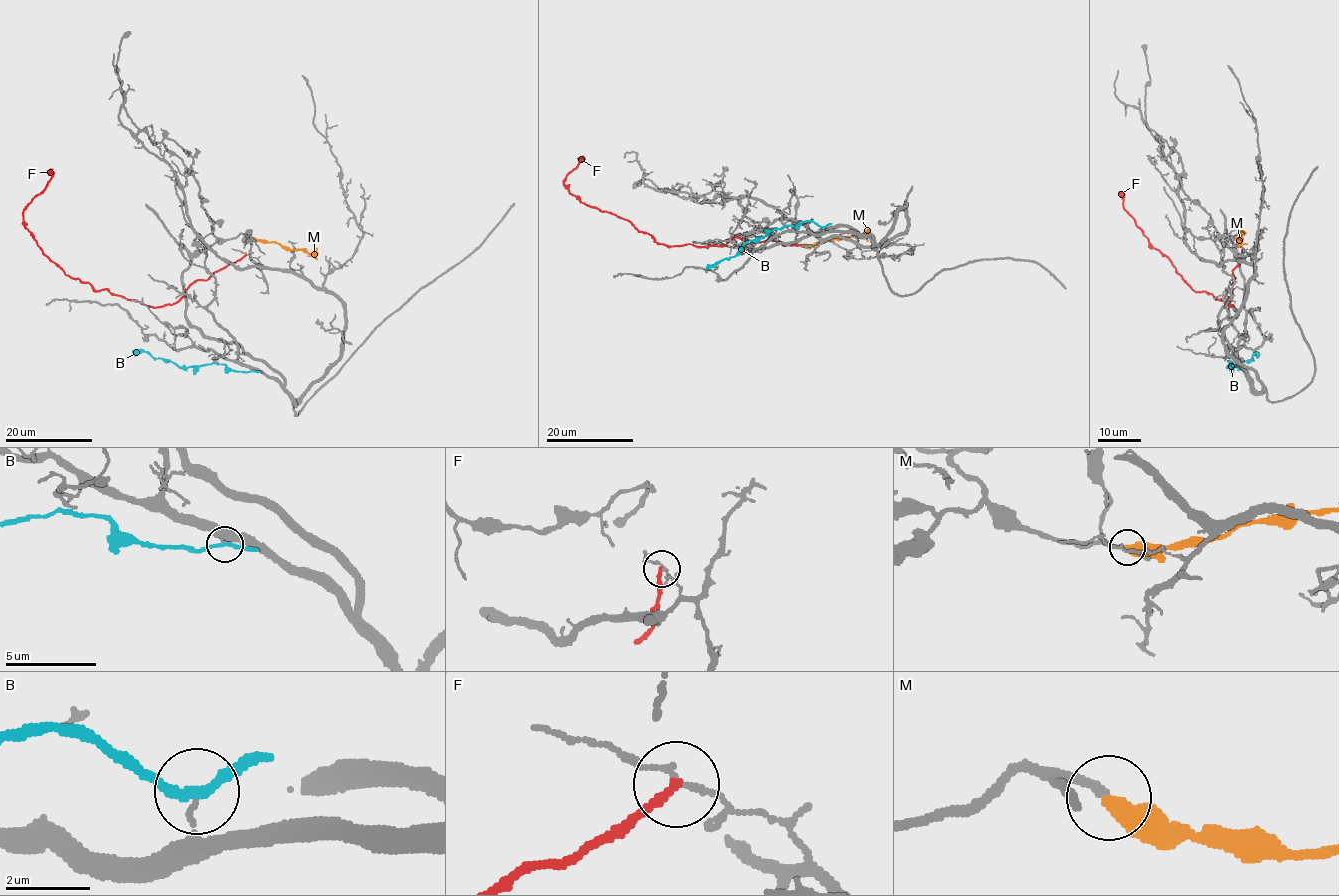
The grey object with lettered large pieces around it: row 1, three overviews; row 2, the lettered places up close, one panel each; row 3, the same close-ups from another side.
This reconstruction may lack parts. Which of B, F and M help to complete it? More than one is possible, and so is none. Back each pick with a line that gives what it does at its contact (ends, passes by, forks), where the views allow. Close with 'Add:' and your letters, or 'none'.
M: it ends
Add: M

